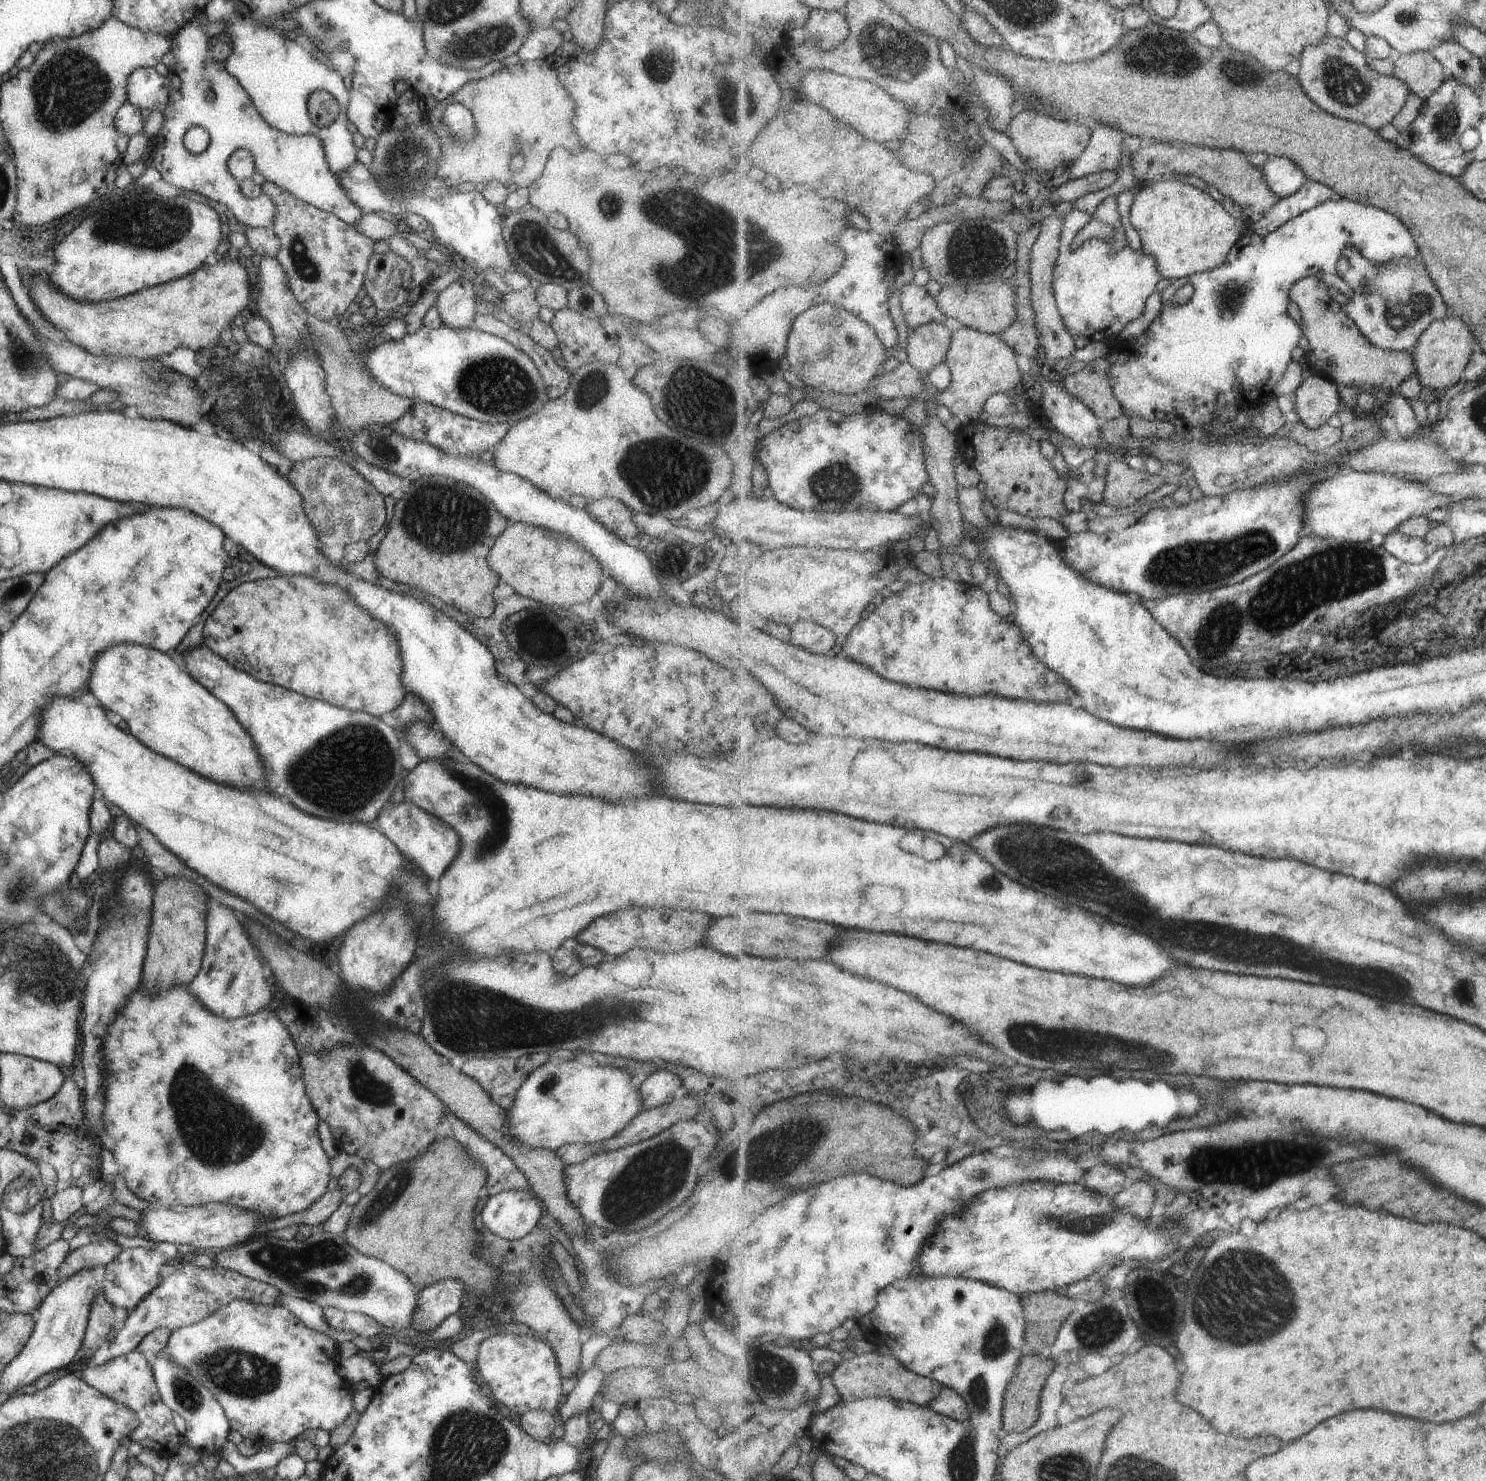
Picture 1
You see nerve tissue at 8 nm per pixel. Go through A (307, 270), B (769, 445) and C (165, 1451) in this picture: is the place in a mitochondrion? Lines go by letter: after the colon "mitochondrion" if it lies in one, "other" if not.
A: mitochondrion
B: other
C: other

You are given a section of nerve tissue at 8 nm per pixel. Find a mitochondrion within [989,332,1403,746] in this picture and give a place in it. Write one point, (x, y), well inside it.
(1333, 572)

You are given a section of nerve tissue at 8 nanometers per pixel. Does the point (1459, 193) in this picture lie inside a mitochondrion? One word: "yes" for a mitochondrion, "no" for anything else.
no

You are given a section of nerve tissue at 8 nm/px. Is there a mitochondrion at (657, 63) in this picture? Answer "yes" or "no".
yes

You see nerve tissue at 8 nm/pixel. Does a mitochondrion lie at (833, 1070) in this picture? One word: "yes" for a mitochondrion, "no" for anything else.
no

